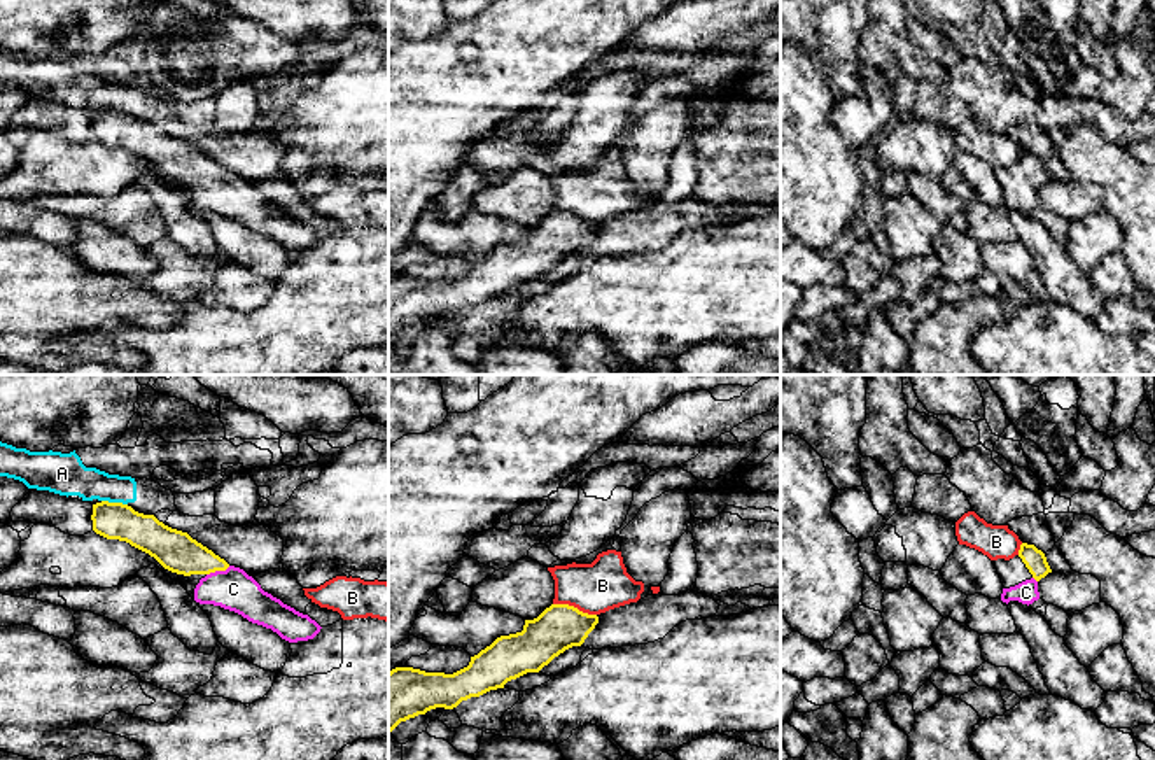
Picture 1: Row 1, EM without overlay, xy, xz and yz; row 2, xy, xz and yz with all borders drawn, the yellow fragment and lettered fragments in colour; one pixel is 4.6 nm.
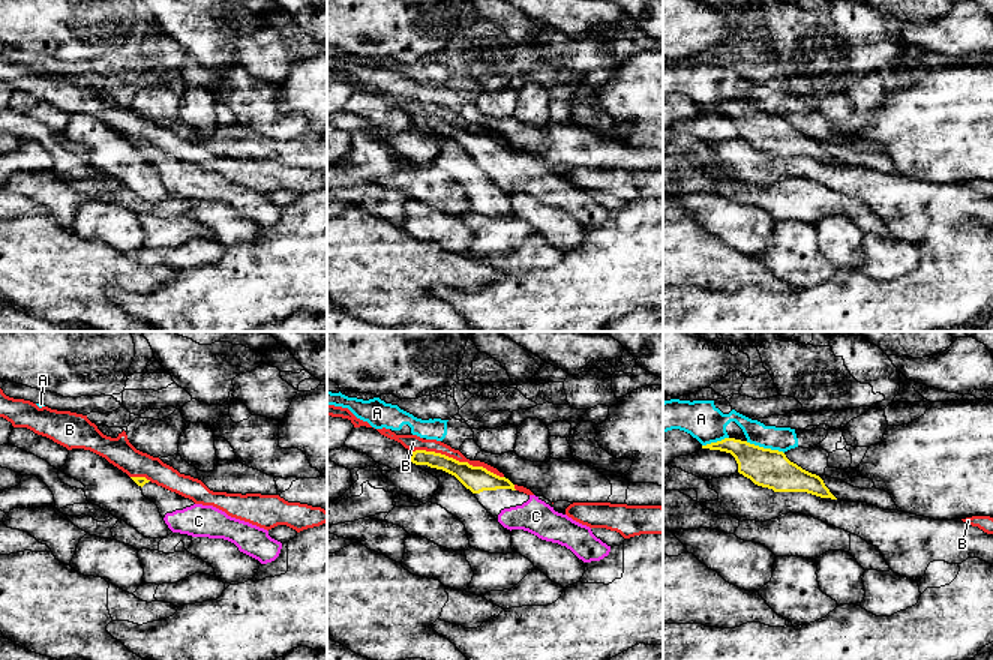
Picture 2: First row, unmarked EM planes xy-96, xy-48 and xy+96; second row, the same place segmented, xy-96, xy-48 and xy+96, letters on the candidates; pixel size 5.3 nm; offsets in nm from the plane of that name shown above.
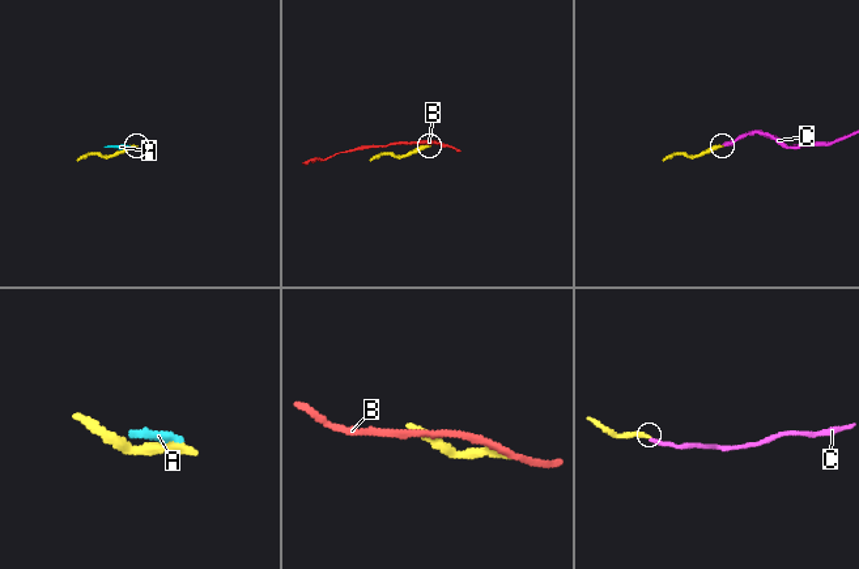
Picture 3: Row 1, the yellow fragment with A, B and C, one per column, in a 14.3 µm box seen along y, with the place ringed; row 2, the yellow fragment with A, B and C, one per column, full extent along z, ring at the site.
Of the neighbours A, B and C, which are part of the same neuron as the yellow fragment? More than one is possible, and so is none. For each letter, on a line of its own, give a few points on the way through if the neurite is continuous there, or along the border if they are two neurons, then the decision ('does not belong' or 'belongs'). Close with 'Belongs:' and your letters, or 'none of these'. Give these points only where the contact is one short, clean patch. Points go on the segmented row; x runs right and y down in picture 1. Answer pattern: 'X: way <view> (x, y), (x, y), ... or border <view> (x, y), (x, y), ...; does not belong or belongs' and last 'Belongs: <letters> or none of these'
A: does not belong
B: does not belong
C: way xy (175, 550), (205, 561), (217, 570), (233, 589); belongs
Belongs: C

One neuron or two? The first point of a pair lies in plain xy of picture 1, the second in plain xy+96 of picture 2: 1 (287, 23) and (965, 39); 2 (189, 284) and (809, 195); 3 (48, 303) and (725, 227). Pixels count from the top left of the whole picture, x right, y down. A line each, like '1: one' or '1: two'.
1: one
2: two
3: two

